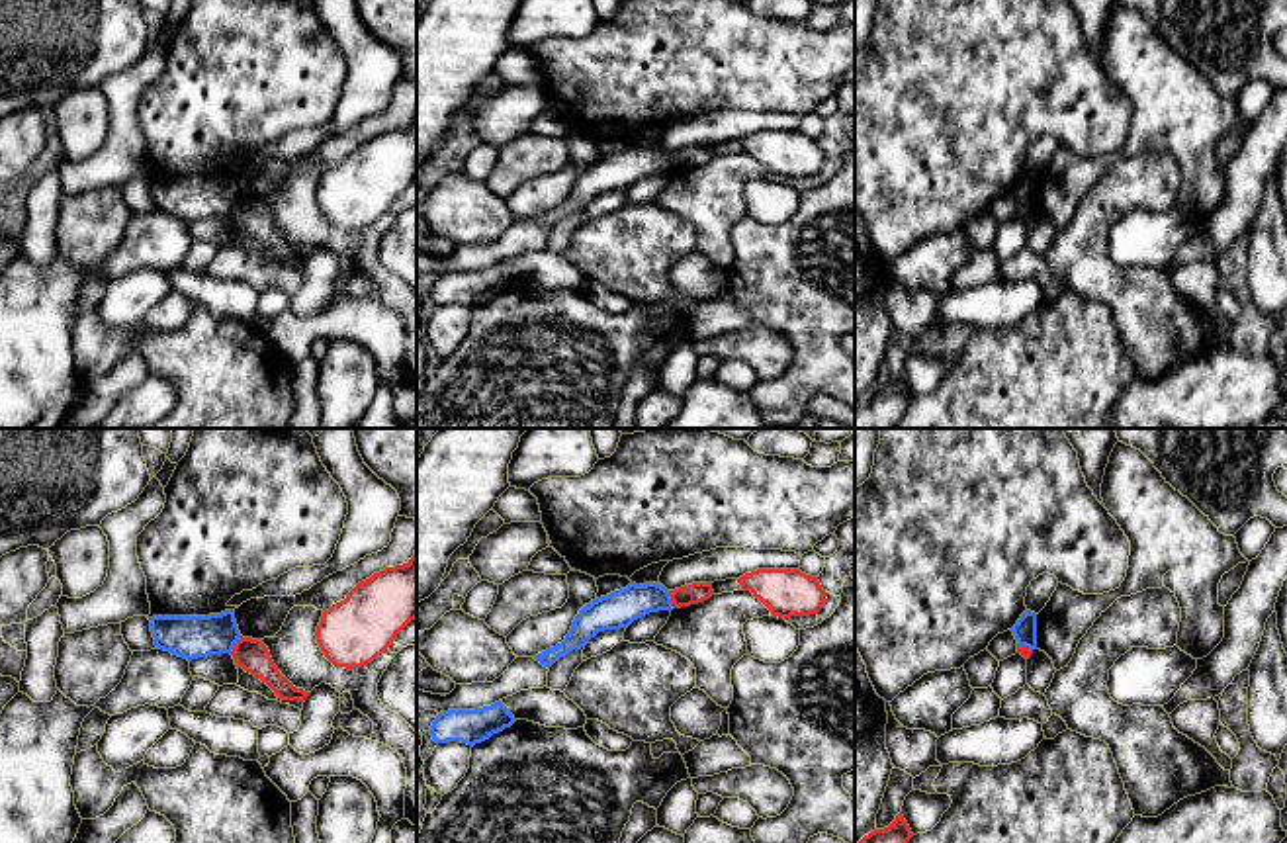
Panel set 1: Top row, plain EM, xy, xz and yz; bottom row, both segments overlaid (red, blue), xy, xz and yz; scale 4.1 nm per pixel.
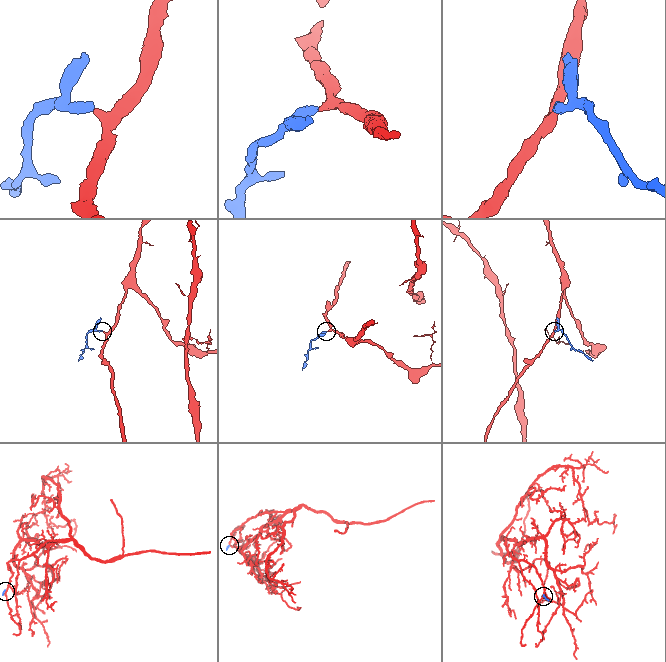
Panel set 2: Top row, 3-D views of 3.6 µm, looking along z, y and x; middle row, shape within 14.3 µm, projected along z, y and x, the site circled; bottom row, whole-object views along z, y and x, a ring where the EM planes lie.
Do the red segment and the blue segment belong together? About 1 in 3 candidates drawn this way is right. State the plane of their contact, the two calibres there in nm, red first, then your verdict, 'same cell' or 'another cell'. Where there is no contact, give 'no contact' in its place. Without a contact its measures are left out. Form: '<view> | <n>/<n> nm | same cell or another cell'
xy | 140/180 nm | another cell

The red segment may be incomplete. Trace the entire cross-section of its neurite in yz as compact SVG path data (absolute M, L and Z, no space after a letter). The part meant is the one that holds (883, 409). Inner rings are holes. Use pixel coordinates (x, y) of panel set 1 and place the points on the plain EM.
M900 374L888 389L874 391L855 405L855 428L896 428L911 399Z

